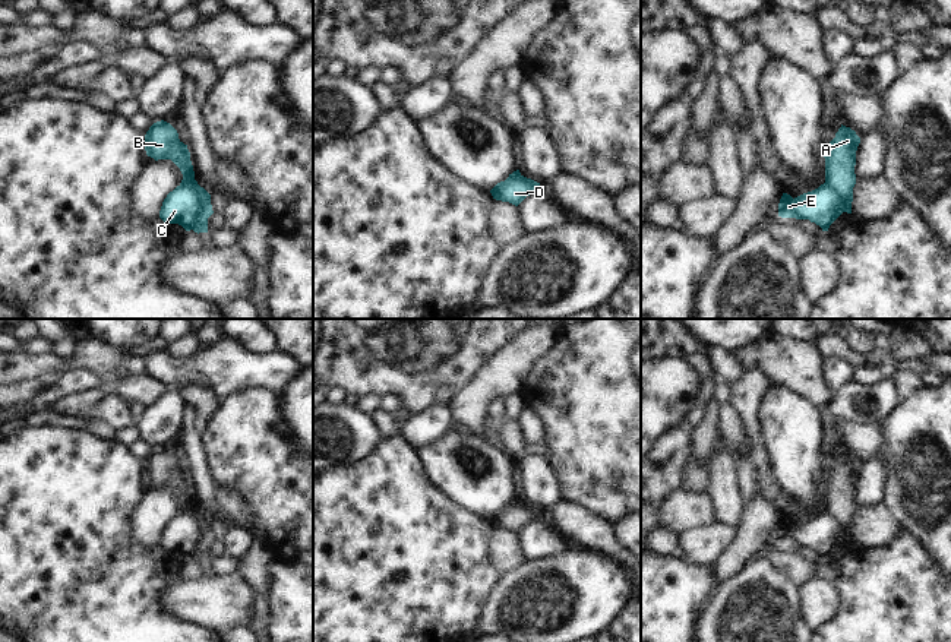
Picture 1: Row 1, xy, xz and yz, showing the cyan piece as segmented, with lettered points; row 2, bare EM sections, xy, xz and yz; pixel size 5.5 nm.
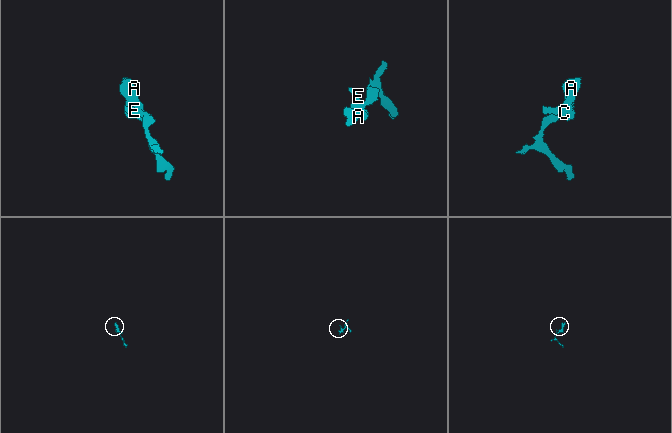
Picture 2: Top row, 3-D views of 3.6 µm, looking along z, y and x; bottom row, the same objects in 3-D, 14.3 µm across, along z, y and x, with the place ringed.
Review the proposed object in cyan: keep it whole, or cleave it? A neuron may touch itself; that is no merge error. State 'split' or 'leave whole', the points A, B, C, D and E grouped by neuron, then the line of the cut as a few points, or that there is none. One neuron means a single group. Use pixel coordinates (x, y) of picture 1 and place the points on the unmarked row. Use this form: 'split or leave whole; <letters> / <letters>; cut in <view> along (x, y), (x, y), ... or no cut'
split; A B D / C E; cut in xy along (180, 511), (190, 515), (202, 531), (202, 538), (192, 556)

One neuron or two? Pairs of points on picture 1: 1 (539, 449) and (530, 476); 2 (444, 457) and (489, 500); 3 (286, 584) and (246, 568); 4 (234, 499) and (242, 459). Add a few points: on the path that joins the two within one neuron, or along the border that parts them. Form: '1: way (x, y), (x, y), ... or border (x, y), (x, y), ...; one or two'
1: border (527, 454), (540, 457); two
2: way (455, 468), (477, 489); one
3: border (269, 562), (267, 597); two
4: border (217, 484), (233, 489), (250, 509), (255, 521); two

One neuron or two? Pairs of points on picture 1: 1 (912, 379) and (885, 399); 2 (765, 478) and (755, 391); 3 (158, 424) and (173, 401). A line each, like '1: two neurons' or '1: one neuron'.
1: two neurons
2: one neuron
3: one neuron

